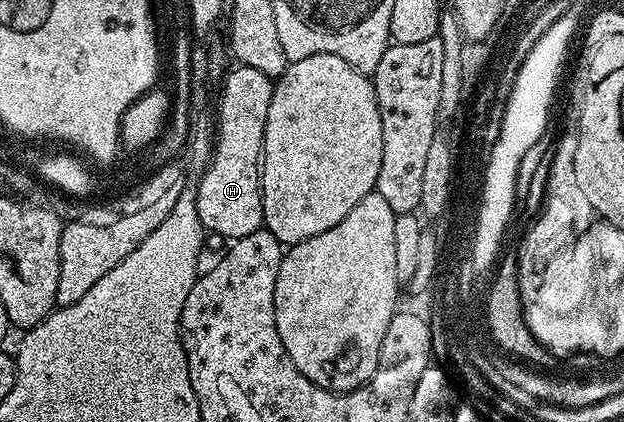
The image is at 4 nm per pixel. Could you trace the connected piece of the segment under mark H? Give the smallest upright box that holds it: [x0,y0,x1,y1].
[196,64,274,239]

